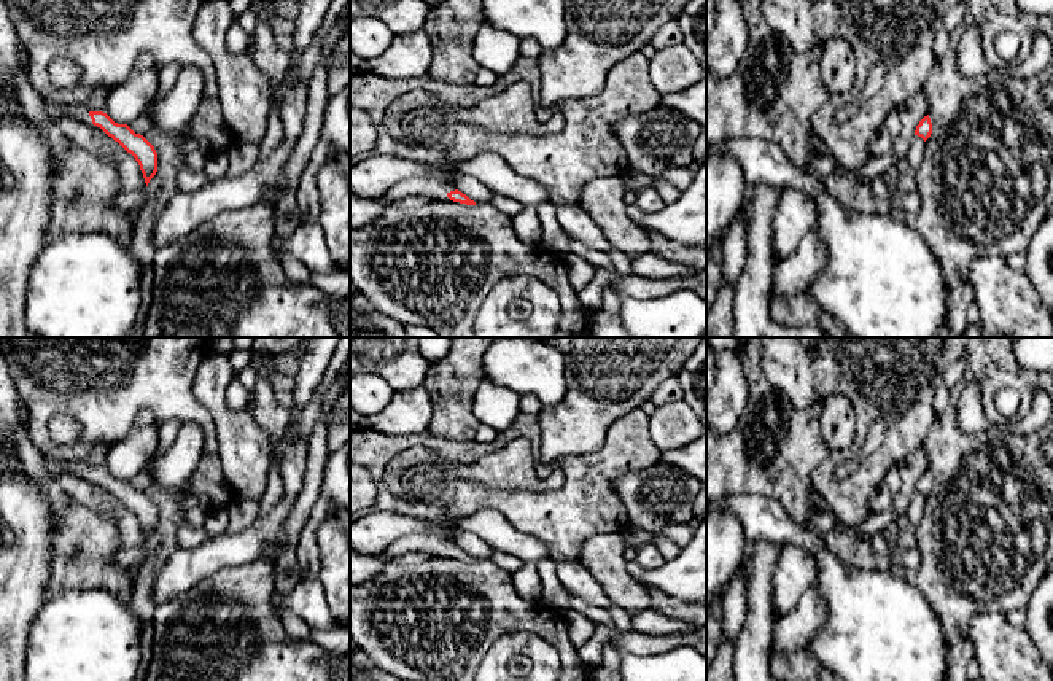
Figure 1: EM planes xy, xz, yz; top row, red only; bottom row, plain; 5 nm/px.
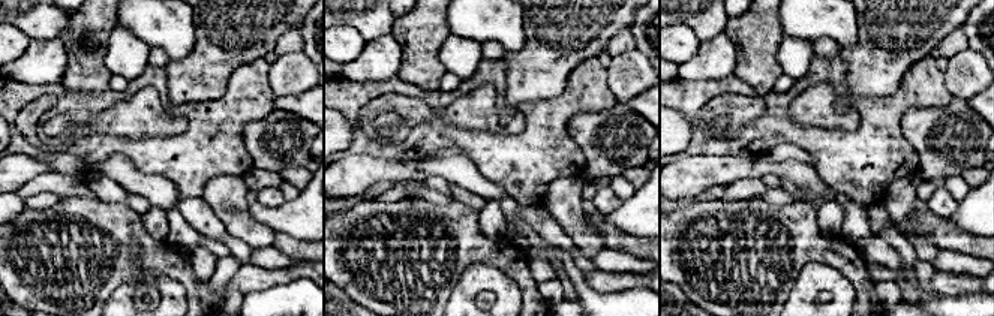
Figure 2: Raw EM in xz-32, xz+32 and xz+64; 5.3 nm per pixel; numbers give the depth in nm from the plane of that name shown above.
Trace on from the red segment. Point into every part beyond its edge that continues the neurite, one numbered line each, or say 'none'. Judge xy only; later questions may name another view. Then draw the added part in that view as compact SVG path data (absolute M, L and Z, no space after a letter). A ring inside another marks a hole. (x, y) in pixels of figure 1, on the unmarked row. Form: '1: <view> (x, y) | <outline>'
1: xy (77, 468) | M65 460L65 471L80 479L92 479L89 468L91 466L84 465L83 461Z

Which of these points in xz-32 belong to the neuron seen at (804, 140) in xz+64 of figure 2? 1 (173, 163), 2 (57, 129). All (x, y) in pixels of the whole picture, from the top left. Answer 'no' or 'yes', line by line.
1: yes
2: no

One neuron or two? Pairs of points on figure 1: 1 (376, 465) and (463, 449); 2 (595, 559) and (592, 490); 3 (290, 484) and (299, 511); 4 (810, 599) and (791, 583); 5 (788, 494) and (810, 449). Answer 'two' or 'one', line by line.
1: one
2: two
3: two
4: two
5: one

